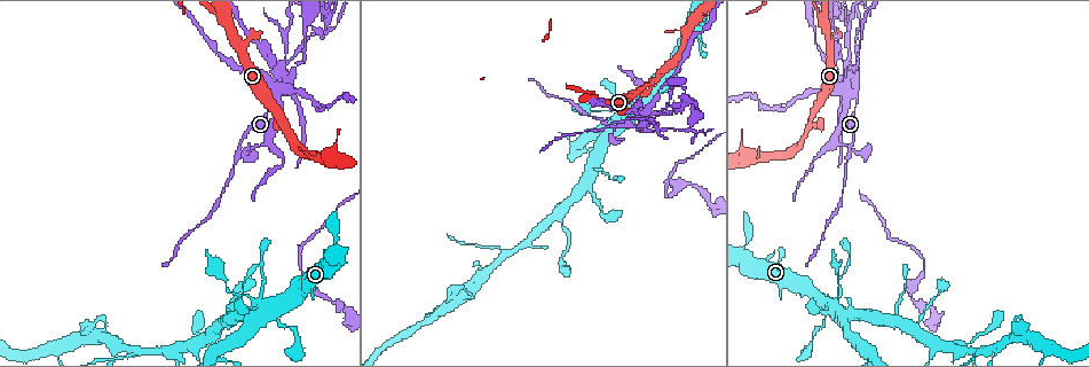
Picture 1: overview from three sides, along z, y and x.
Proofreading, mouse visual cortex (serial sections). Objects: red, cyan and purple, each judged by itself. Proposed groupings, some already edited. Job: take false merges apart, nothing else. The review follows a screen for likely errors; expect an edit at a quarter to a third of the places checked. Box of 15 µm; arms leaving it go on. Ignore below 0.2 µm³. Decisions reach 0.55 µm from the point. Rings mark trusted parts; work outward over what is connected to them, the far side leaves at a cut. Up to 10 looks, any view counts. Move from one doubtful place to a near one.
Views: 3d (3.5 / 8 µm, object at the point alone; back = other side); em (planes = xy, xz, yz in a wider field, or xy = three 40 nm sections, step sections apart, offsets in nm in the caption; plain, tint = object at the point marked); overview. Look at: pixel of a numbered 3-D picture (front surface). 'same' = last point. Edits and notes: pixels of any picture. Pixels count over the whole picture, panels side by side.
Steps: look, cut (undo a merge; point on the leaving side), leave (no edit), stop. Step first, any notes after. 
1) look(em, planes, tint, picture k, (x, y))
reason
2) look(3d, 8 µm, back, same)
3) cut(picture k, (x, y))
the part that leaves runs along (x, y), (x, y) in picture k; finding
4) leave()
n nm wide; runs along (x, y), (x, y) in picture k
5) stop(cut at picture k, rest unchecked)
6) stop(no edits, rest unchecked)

look(3d, 3.5 µm, picture 1, (277, 89))
abrupt turn

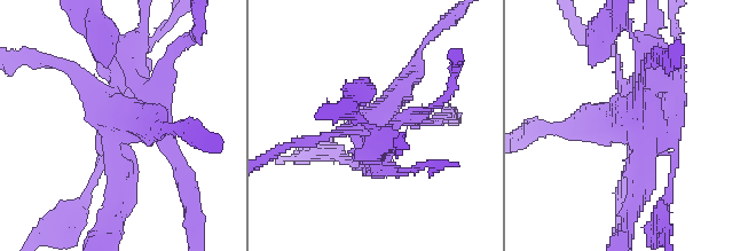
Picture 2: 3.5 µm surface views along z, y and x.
look(em, xy, step 3, tint, picture 2, (636, 115))

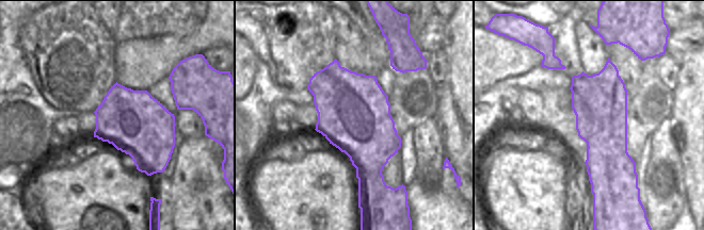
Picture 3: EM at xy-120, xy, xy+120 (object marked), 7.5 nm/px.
cut(picture 2, (130, 165))
the part that leaves runs along (666, 151), (619, 112), (622, 84) in picture 2; two cells meet here

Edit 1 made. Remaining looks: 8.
look(overview)
see it whole again

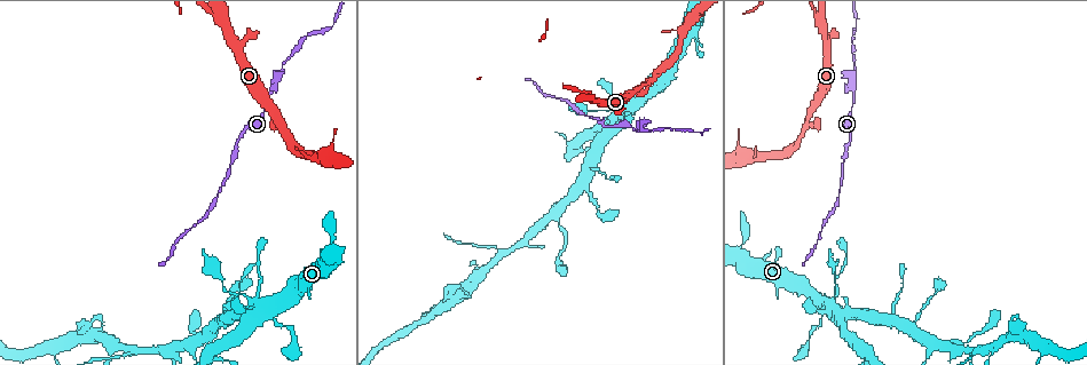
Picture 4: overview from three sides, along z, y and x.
look(3d, 3.5 µm, picture 4, (822, 19))
three arms meet

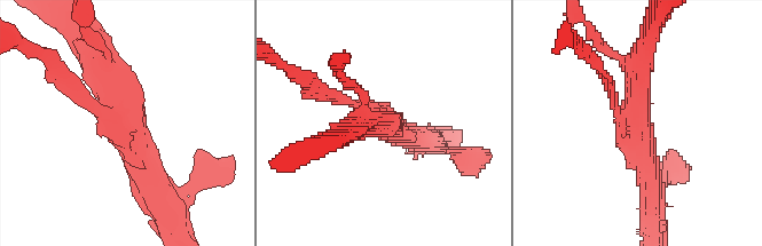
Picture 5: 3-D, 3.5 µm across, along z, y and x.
look(em, xy, step 3, tint, picture 5, (115, 123))
3 arms; arms of 150, 350, 350 nm; shape alone is not enough

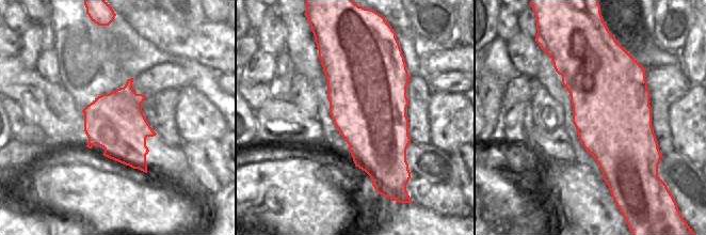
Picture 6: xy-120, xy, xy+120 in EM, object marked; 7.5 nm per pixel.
look(em, planes, tint, same)
cut it another way

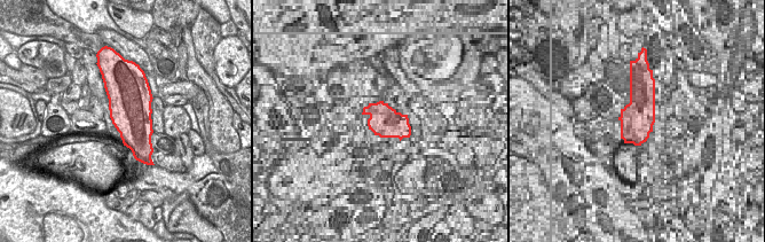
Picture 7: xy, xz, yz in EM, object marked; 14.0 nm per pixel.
cut(picture 5, (76, 84))
a second cell is stuck on

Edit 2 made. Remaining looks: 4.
look(overview)
see it whole again

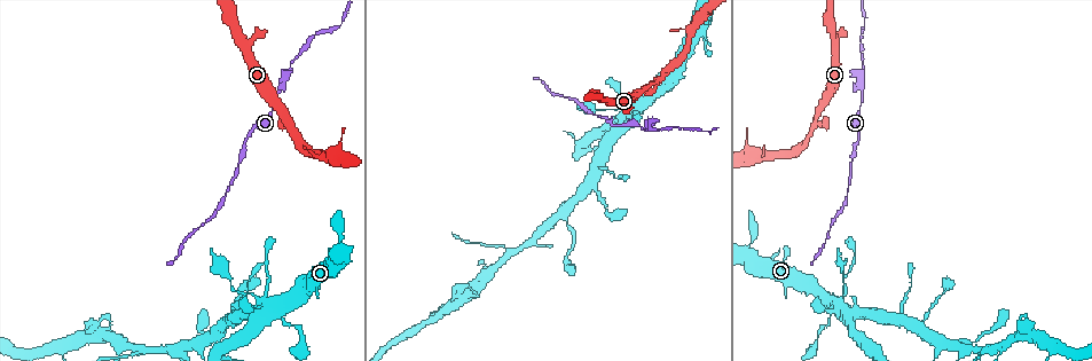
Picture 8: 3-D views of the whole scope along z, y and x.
look(3d, 3.5 µm, picture 8, (629, 117))
branch point

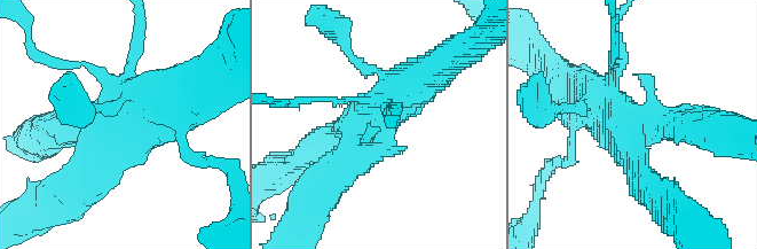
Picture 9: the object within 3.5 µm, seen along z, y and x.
look(em, xy, step 3, tint, picture 9, (114, 125))
shape alone is not enough

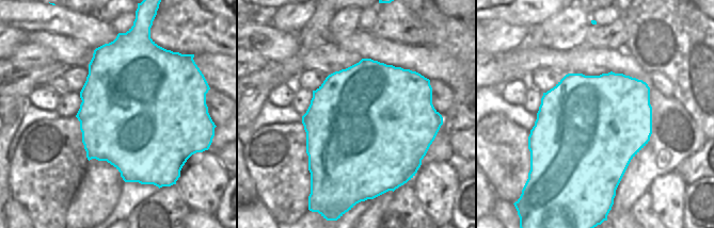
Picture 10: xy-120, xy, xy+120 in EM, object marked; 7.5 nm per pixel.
leave()
runs along (430, 75), (365, 127), (328, 183) in picture 9; all the same cell

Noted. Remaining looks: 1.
stop(cut at picture 2, cut at picture 5, rest unchecked)

